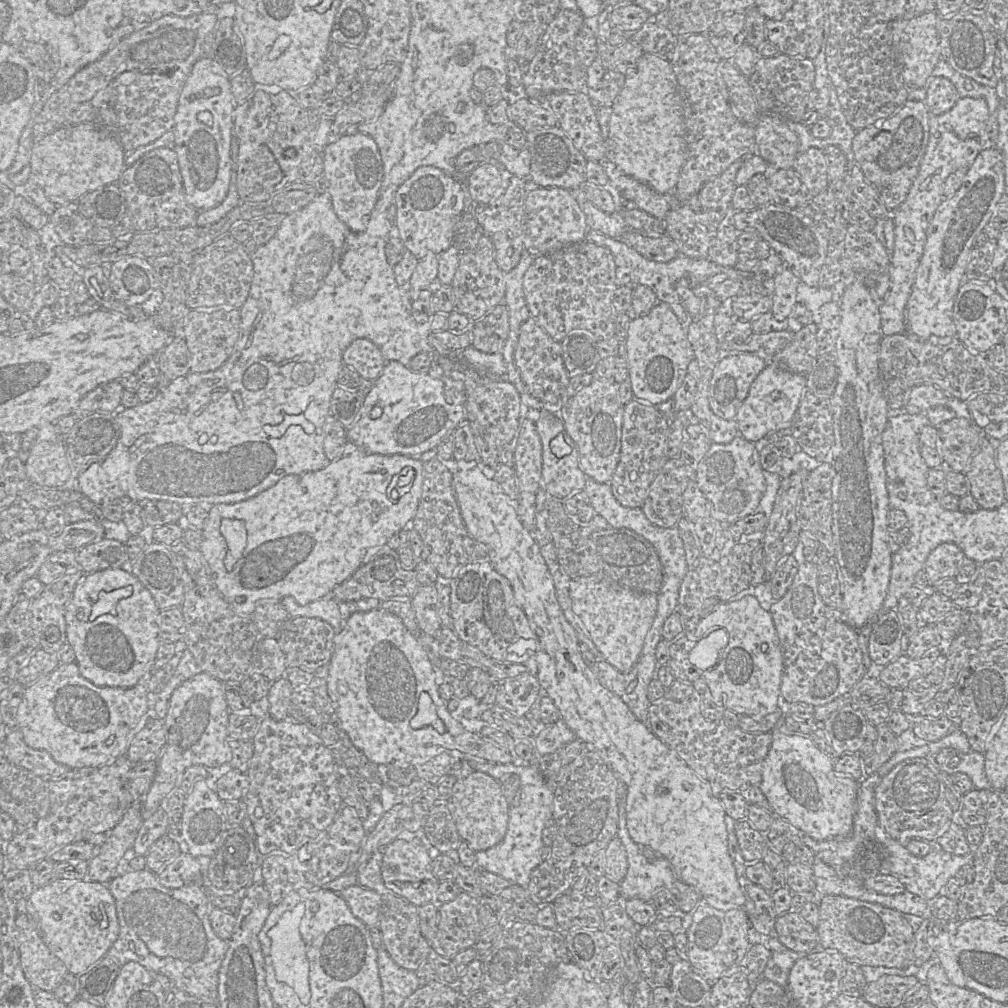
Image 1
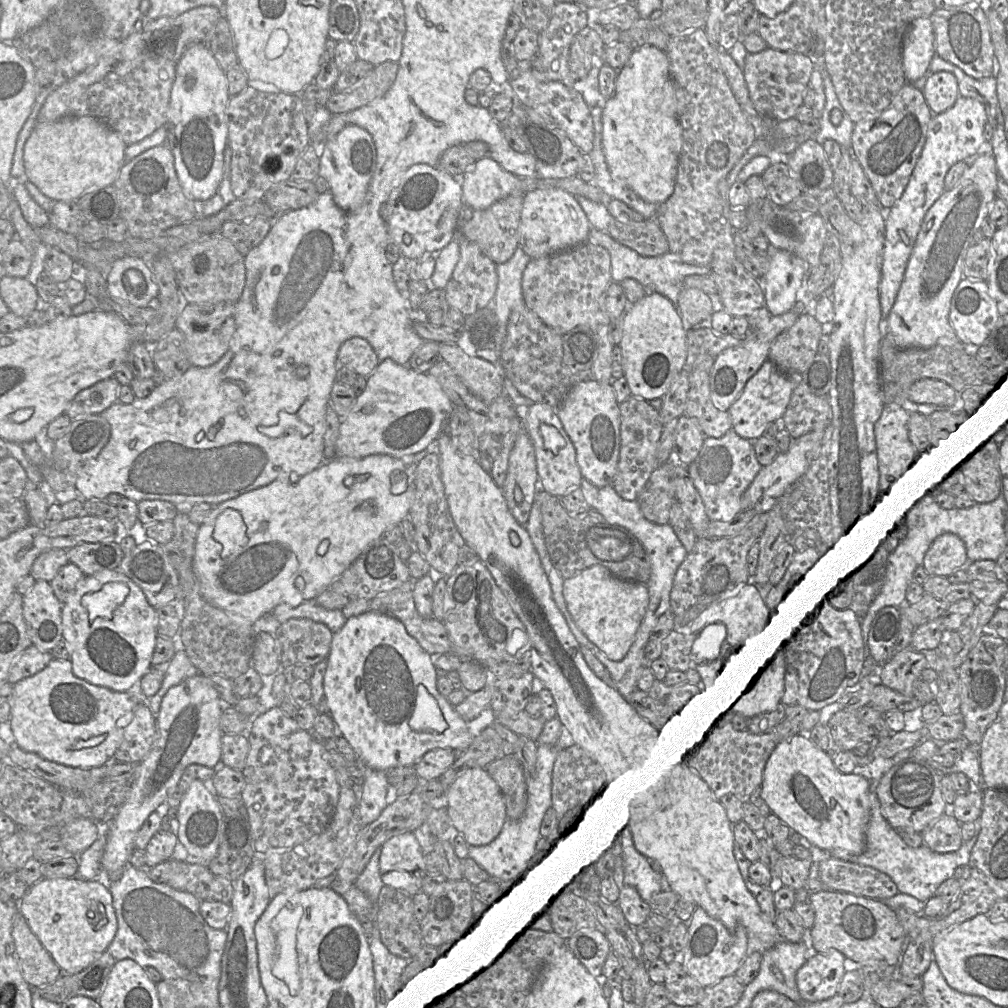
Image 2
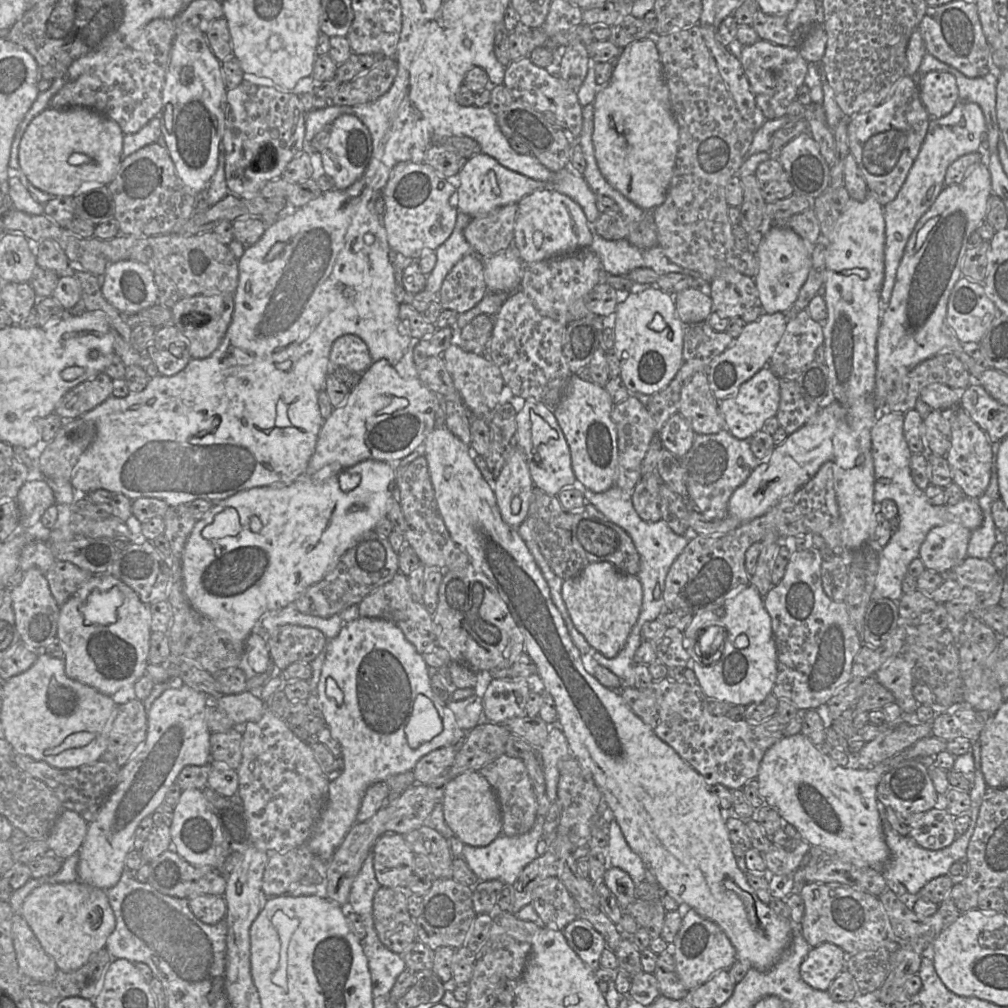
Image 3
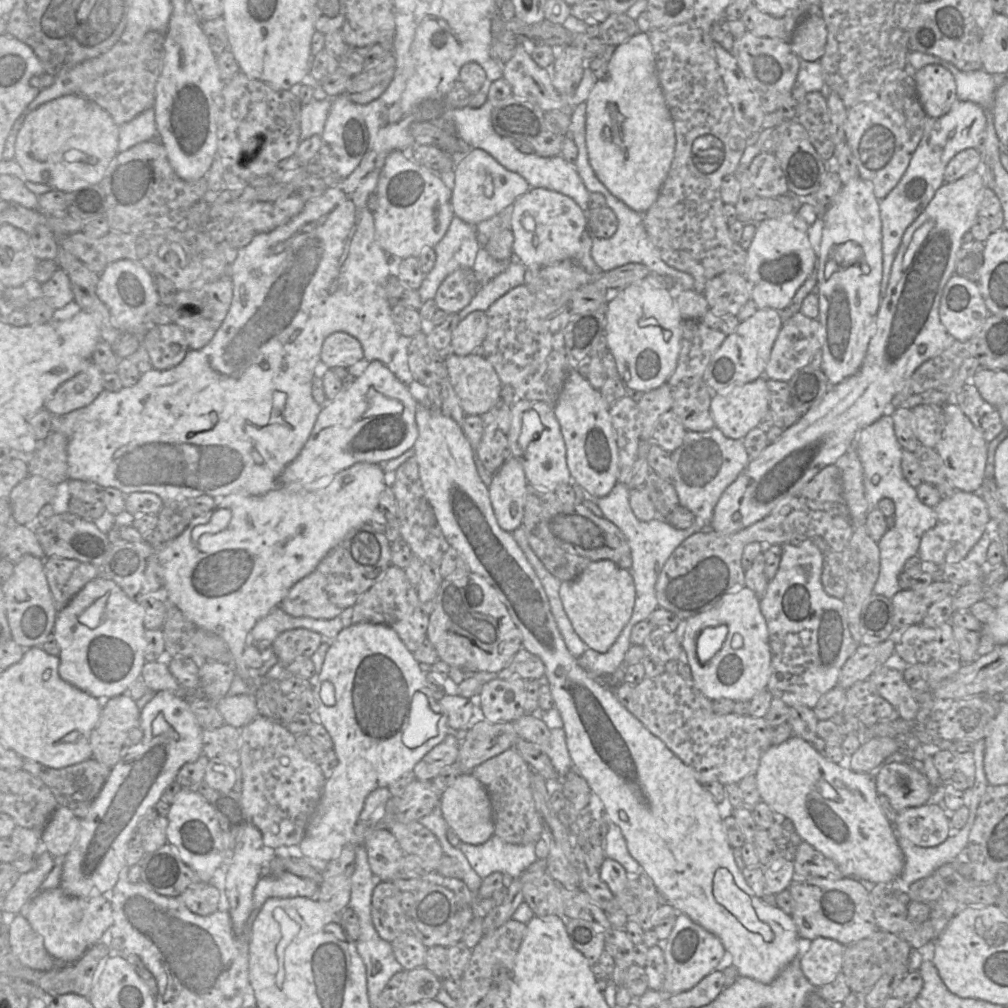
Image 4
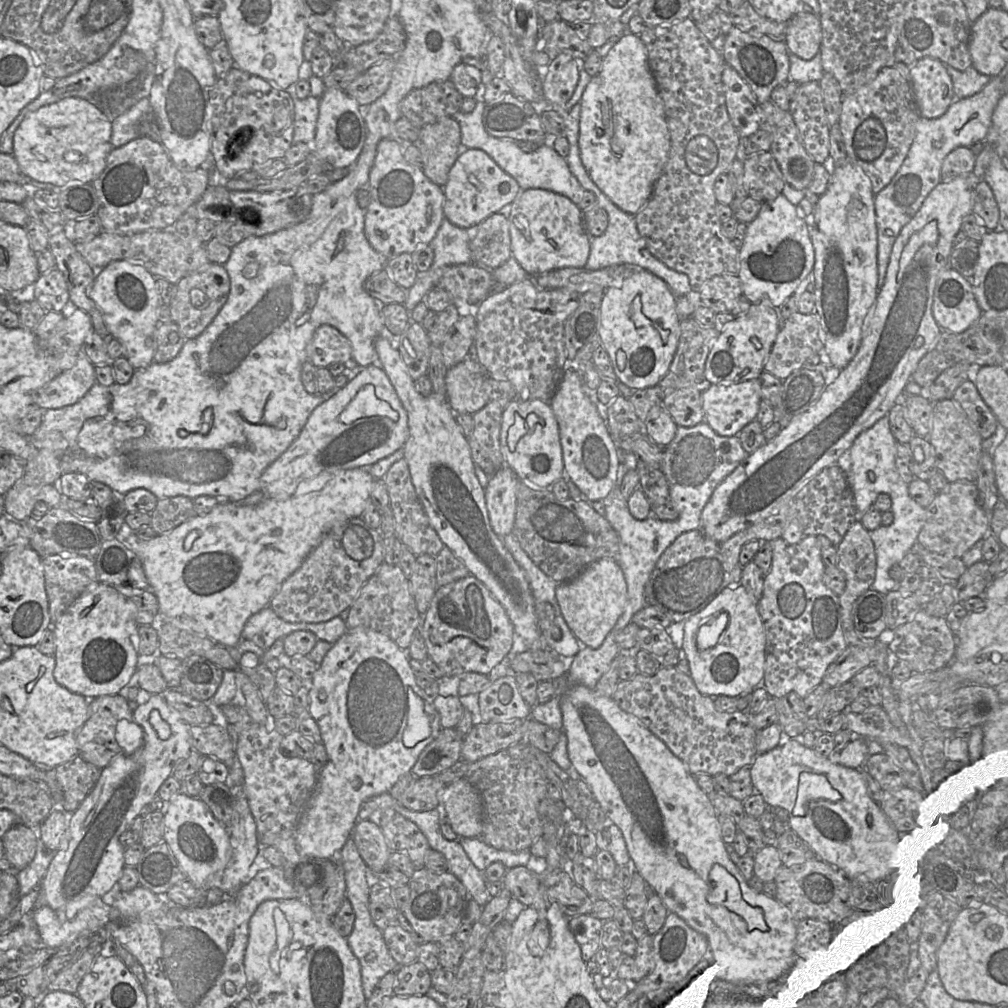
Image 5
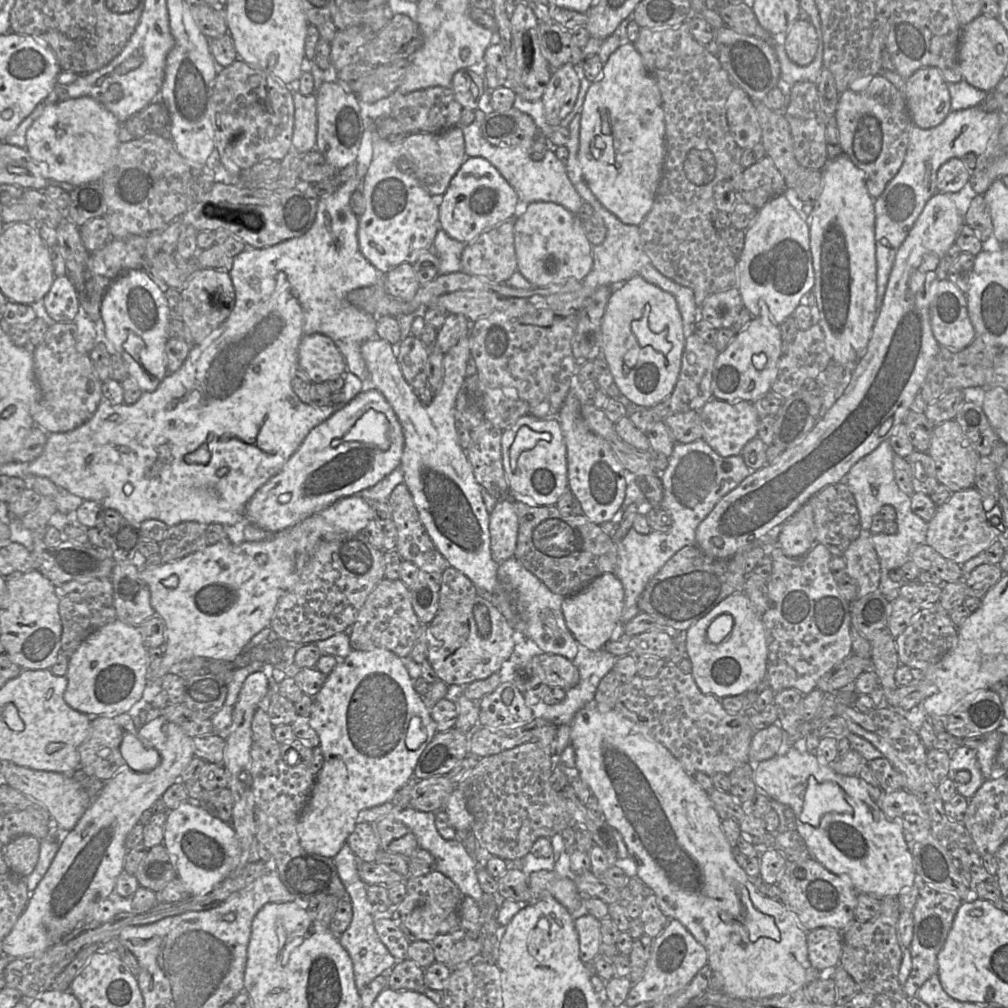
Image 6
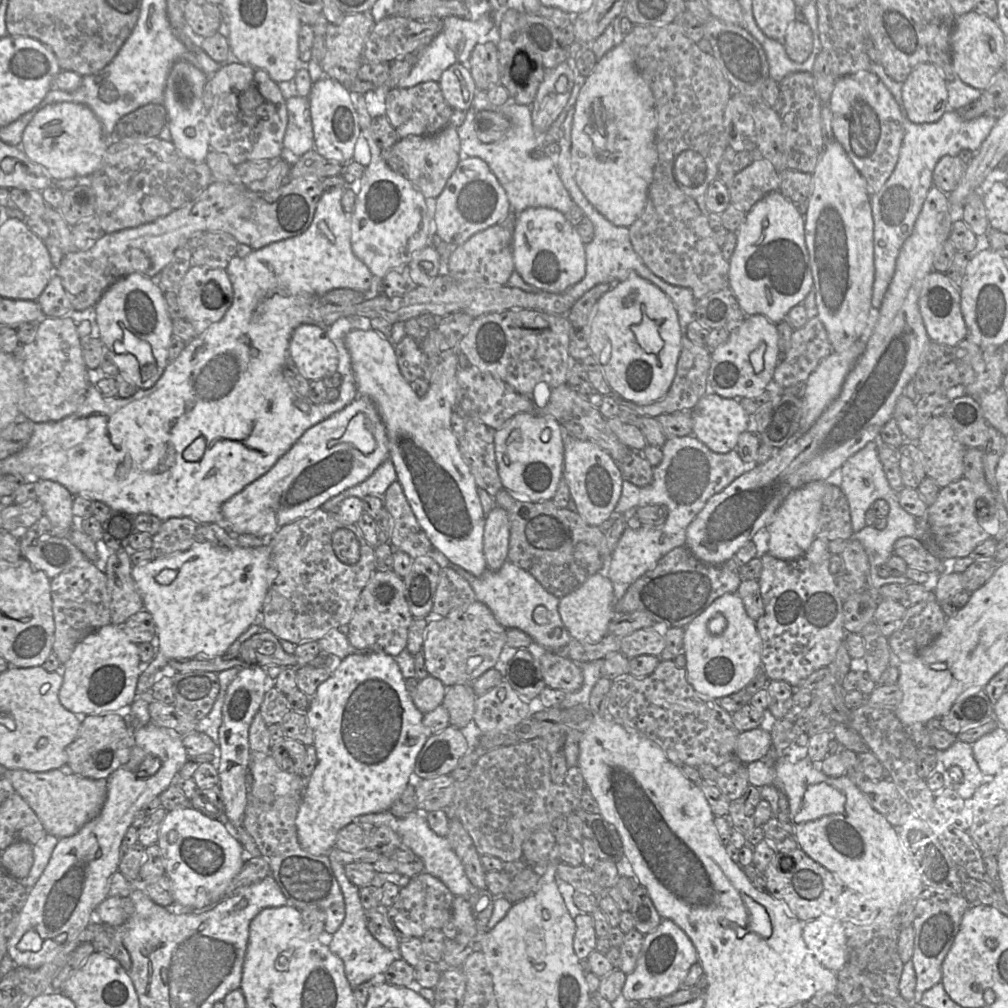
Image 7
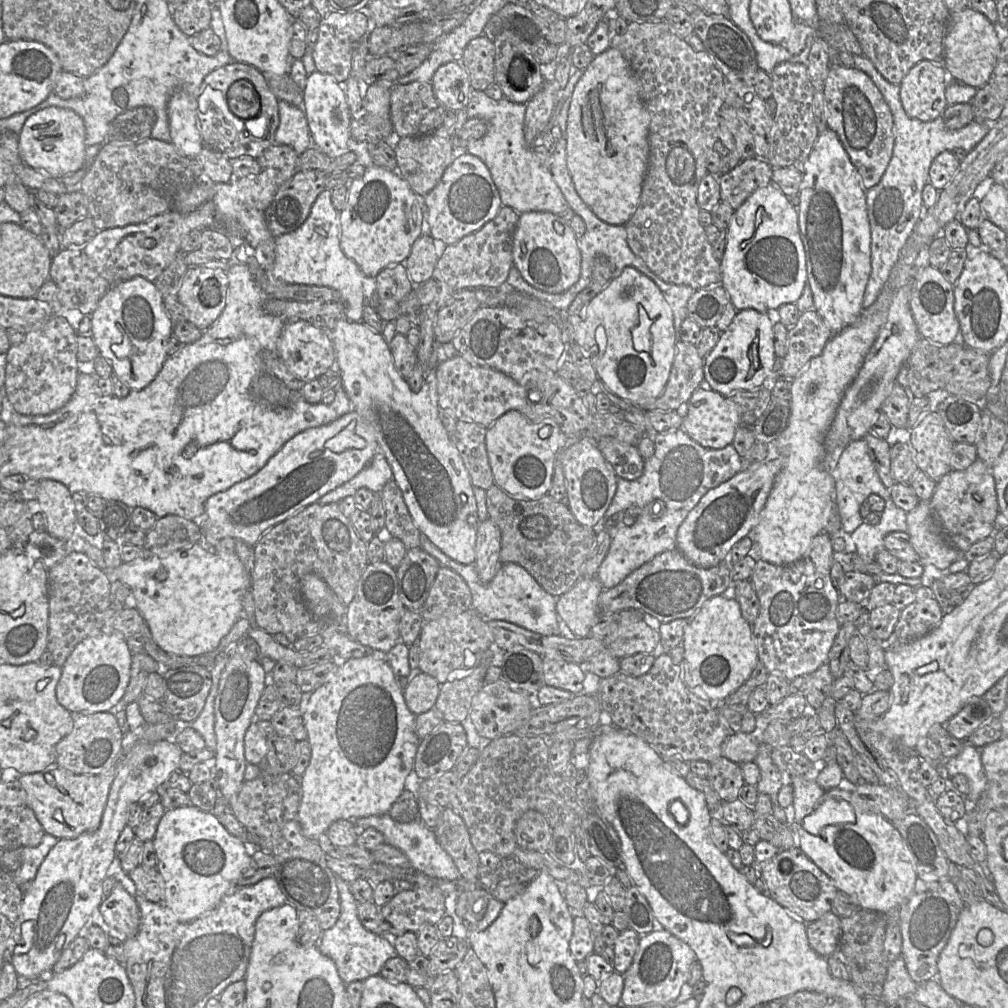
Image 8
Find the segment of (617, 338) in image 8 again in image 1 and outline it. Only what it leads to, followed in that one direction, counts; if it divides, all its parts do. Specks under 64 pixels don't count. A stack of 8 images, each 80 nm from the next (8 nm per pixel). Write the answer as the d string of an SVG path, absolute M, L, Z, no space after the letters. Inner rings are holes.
M659 301L646 316L630 320L626 350L634 398L653 405L673 397L686 374L689 362L694 357L687 329L684 329L669 305L662 301Z

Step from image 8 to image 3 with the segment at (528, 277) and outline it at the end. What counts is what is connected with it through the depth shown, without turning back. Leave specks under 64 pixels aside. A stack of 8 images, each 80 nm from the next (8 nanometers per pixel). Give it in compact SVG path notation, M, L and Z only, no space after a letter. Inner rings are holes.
M553 189L535 190L518 203L514 225L514 244L524 264L558 258L583 248L590 248L590 224L582 208L570 197Z

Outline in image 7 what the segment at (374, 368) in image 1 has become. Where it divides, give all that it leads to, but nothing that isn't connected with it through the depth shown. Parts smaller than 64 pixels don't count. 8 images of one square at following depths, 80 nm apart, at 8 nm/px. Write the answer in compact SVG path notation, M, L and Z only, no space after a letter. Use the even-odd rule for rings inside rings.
M304 323L293 331L290 339L288 362L293 363L309 381L322 380L324 377L337 372L338 369L338 351L328 337L326 328Z

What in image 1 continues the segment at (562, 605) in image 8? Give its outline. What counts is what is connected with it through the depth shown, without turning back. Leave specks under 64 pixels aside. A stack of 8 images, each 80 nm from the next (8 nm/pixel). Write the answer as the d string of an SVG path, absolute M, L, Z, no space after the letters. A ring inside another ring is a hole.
M590 575L570 580L569 594L572 609L584 623L592 641L605 660L621 673L628 673L635 665L657 612L657 594L637 592L619 585L605 575Z

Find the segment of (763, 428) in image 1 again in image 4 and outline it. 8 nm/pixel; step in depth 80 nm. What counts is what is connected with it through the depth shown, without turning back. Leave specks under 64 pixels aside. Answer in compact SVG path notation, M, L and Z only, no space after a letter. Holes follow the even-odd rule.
M764 376L730 390L713 393L710 404L715 427L726 437L740 440L758 427L768 410L769 390Z

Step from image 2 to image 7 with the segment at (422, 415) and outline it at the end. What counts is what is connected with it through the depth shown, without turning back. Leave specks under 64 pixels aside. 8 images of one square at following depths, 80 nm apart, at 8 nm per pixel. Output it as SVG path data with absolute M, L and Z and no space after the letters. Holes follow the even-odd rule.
M358 396L342 410L308 429L267 473L224 502L221 508L224 525L238 535L252 534L267 539L281 527L321 508L330 498L366 480L387 458L386 430L376 406L370 399Z

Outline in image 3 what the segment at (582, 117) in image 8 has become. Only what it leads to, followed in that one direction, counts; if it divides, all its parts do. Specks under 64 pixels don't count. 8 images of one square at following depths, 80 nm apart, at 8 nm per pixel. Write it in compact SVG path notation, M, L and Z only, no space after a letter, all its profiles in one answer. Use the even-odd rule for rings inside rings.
M655 36L647 37L630 43L629 45L621 49L621 52L615 61L610 62L613 63L612 76L605 86L601 86L600 88L598 88L593 102L594 127L592 133L592 141L596 162L601 174L613 188L618 190L628 200L630 200L641 209L646 211L652 211L654 208L660 206L666 199L674 172L679 145L679 127L672 112L669 89L663 75L660 56L655 44Z

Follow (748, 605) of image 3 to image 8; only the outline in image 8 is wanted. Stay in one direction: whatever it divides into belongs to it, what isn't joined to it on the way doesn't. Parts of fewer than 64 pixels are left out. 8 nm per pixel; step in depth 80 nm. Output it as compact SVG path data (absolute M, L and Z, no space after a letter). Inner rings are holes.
M721 595L707 600L688 619L682 645L684 657L681 665L682 680L700 698L720 705L732 692L749 679L758 659L753 625L742 616L736 599Z

